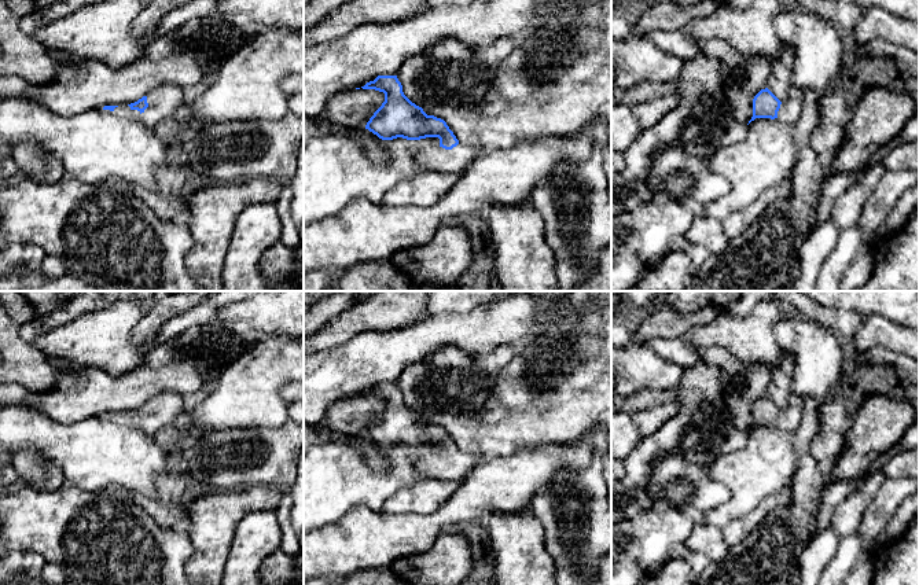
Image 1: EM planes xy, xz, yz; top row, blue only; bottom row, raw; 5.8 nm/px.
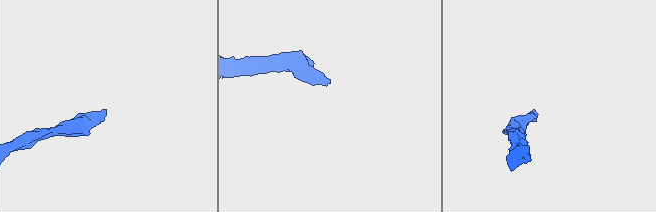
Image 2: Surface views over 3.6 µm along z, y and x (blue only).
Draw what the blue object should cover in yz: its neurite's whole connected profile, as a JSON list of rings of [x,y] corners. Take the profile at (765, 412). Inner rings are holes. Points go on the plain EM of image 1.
[[[794,393],[790,395],[788,405],[784,409],[780,409],[768,395],[761,397],[753,406],[753,424],[749,431],[756,426],[779,426],[782,430],[794,431],[802,420],[802,409],[804,398]]]

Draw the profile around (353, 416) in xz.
[[[375,397],[345,398],[327,411],[319,427],[363,437],[383,409],[385,401]]]

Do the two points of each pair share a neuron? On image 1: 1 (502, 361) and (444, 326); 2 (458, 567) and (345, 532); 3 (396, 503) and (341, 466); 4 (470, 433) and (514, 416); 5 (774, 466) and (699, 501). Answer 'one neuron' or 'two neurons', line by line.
1: two neurons
2: two neurons
3: two neurons
4: one neuron
5: two neurons

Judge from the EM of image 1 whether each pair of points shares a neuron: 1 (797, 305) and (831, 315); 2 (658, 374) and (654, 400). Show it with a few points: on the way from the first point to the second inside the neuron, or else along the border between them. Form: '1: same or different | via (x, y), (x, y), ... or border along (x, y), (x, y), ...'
1: same | via (805, 305), (823, 315)
2: different | border along (676, 387), (638, 390), (625, 396)

